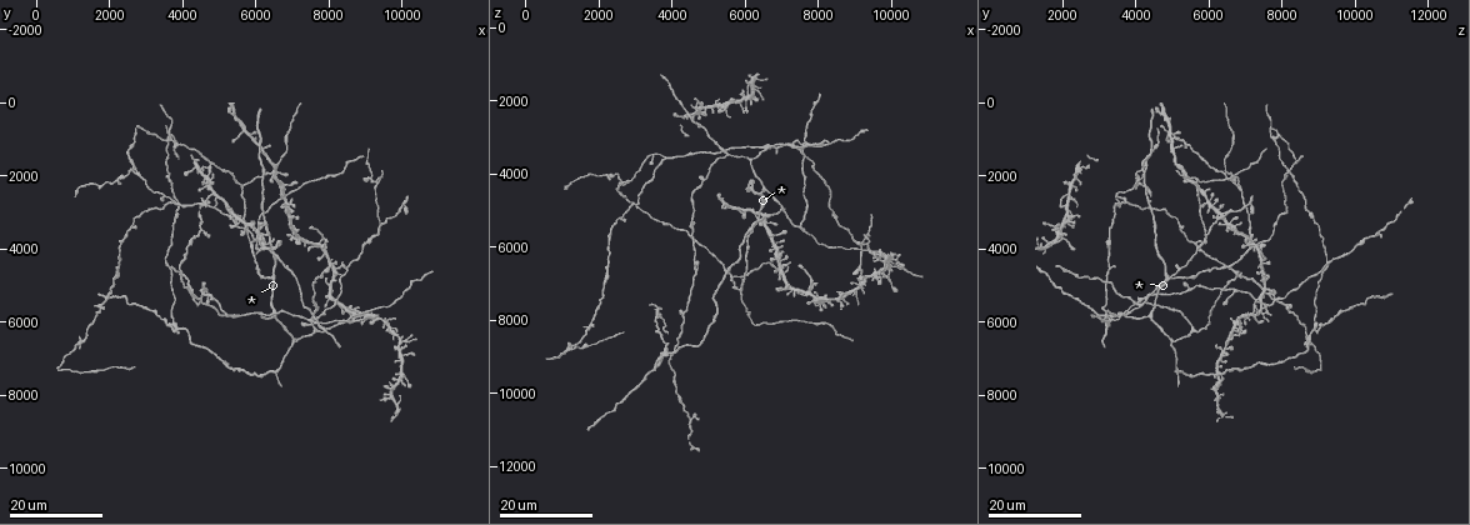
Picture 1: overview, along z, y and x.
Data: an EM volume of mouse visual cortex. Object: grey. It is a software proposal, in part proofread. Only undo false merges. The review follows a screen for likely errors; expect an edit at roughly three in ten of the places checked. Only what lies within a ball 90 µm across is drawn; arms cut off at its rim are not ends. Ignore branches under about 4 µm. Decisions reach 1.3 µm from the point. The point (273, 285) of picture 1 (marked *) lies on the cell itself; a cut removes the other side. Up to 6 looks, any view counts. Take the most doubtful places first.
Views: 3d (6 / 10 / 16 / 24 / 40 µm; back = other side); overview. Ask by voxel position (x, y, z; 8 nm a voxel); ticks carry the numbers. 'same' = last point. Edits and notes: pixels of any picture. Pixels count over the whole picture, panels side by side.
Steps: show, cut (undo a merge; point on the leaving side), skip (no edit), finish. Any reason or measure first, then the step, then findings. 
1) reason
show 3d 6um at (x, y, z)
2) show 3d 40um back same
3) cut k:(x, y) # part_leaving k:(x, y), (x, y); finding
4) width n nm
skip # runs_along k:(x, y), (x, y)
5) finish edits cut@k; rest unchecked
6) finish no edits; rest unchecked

four-way junction
show 3d 24um at (7700, 6100, 3200)

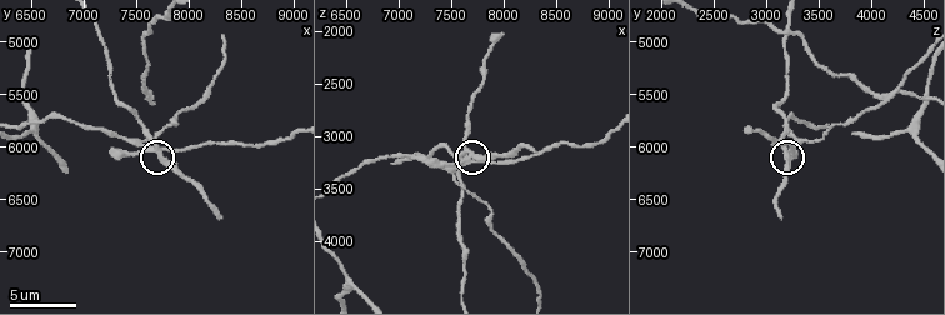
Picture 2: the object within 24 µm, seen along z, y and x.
zoom in
show 3d 6um at (7700, 6020, 3180)

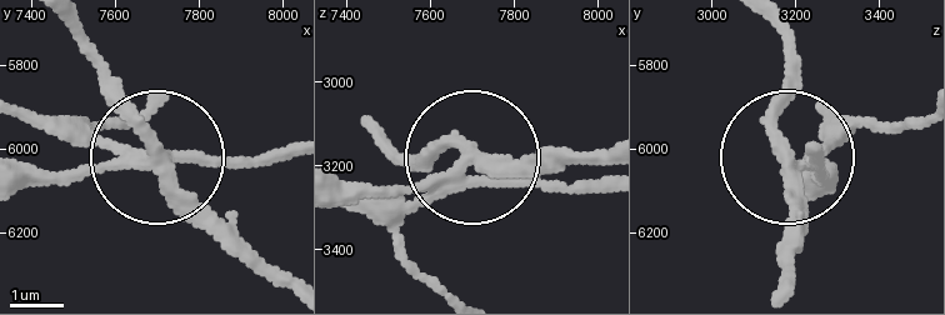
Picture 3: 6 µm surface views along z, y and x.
from behind
show 3d 6um back at (7690, 6000, 3165)

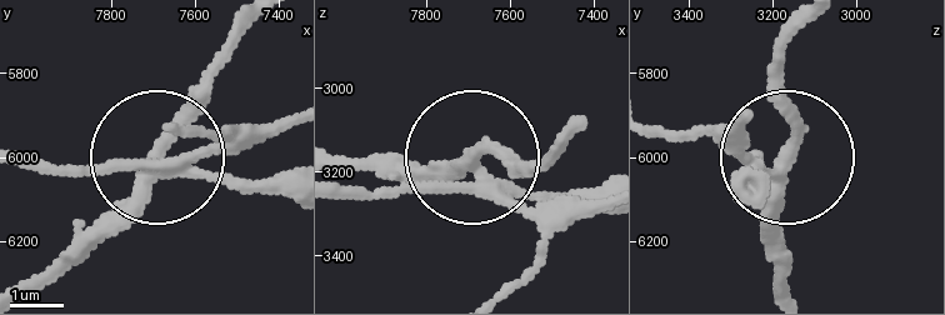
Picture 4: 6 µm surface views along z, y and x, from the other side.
width 250 nm
cut 4:(195, 100) # part_leaving 4:(179, 170), (170, 144), (184, 103), (259, 23); a second cell is stuck on

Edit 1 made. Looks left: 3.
three arms meet
show 3d 16um at (7700, 6200, 5600)

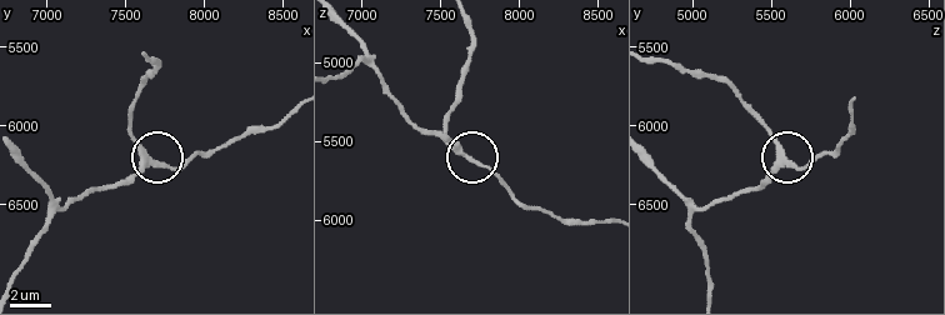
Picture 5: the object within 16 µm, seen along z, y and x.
zoom in
show 3d 10um at (7640, 6200, 5580)

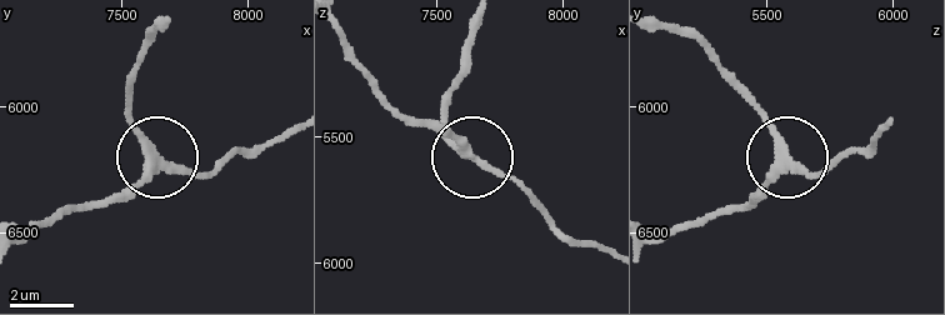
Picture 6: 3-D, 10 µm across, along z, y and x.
show 3d 10um back at (7660, 6210, 5590)

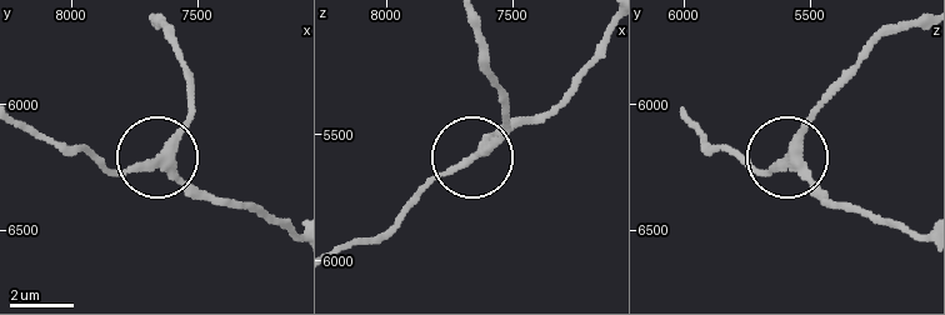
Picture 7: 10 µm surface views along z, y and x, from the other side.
width 260 nm
skip # one cell here

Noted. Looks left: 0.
finish edits cut@4; rest unchecked

